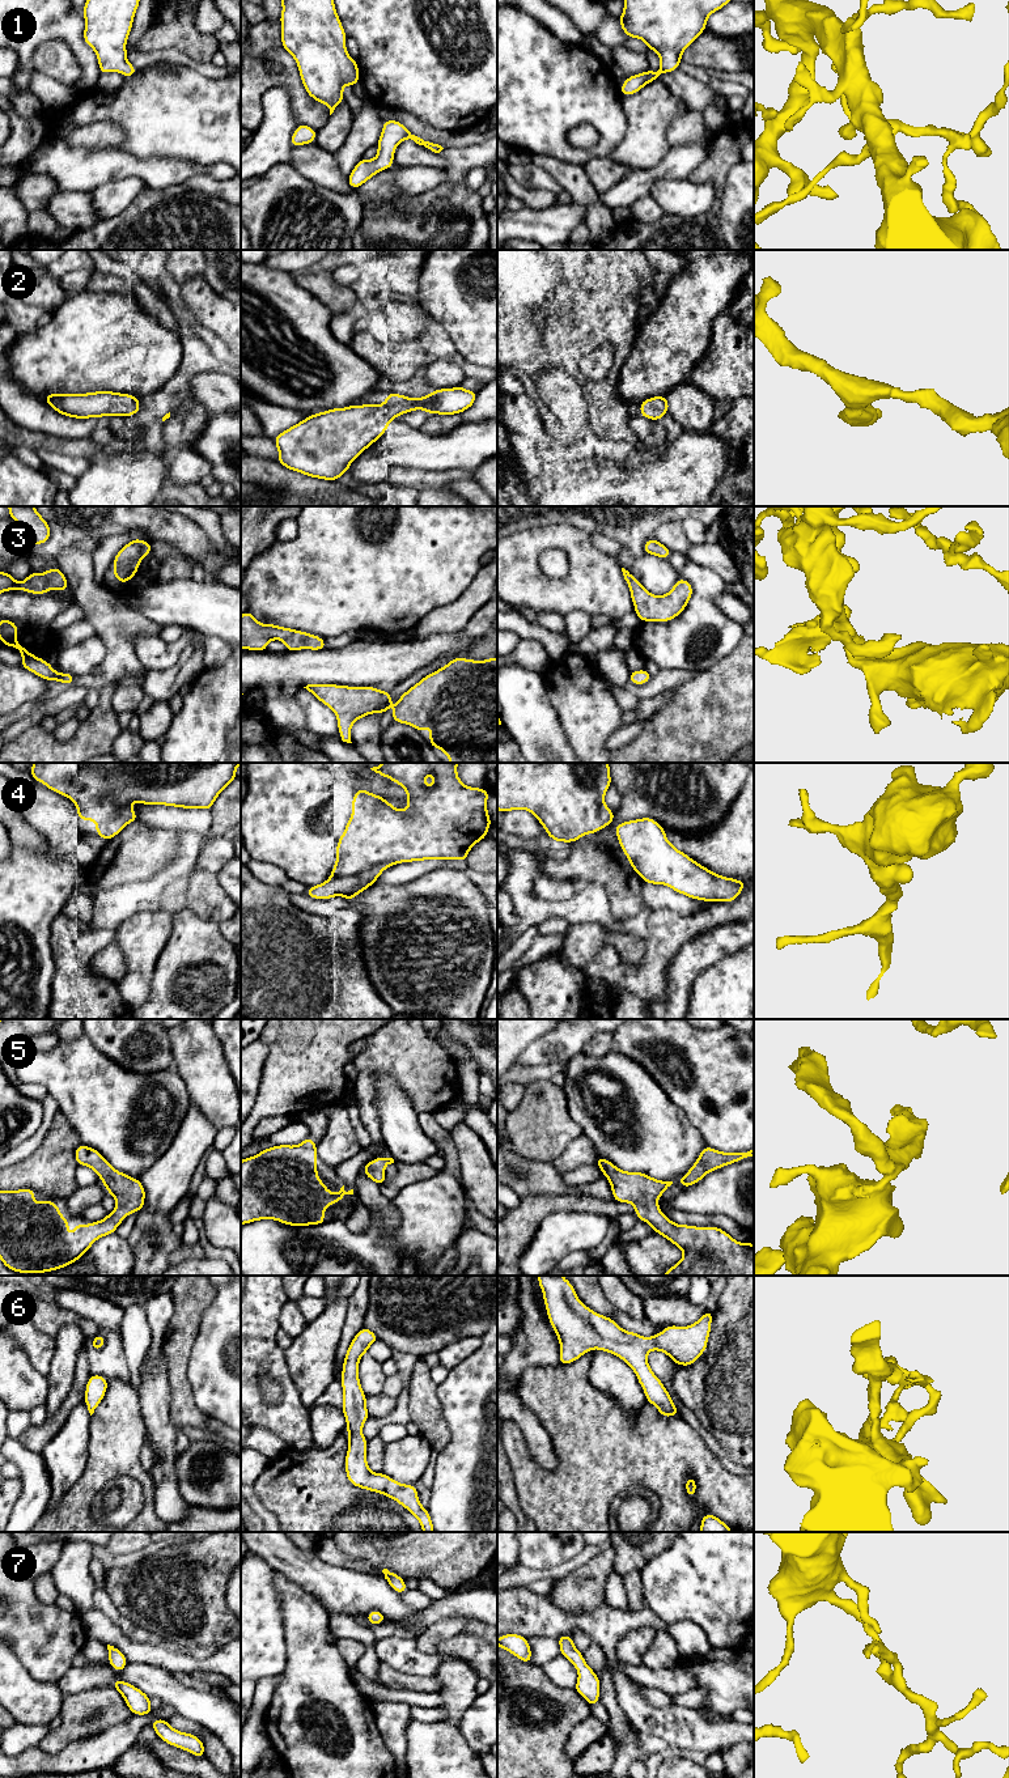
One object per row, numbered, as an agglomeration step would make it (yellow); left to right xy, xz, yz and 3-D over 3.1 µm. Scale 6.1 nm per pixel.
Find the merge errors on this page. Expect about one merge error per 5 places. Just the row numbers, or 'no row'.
no row

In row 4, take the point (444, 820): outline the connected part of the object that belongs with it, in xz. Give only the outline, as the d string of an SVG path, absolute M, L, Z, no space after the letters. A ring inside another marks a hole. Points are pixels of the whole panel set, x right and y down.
M382 763L370 768L406 790L407 809L402 811L391 806L387 799L359 789L352 798L352 815L338 840L336 862L331 877L318 886L309 887L305 895L323 900L344 896L351 903L356 895L377 882L381 873L391 865L425 860L461 860L466 863L470 849L487 837L492 824L487 811L487 799L491 793L486 789L466 786L457 775L457 767L458 763Z

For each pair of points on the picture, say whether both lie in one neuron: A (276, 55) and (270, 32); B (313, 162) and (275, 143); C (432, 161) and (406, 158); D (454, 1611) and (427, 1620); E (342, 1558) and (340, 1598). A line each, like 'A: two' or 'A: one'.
A: two
B: two
C: one
D: one
E: two

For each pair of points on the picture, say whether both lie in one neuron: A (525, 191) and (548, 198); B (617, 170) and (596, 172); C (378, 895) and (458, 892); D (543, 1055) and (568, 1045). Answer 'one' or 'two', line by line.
A: one
B: one
C: one
D: one

